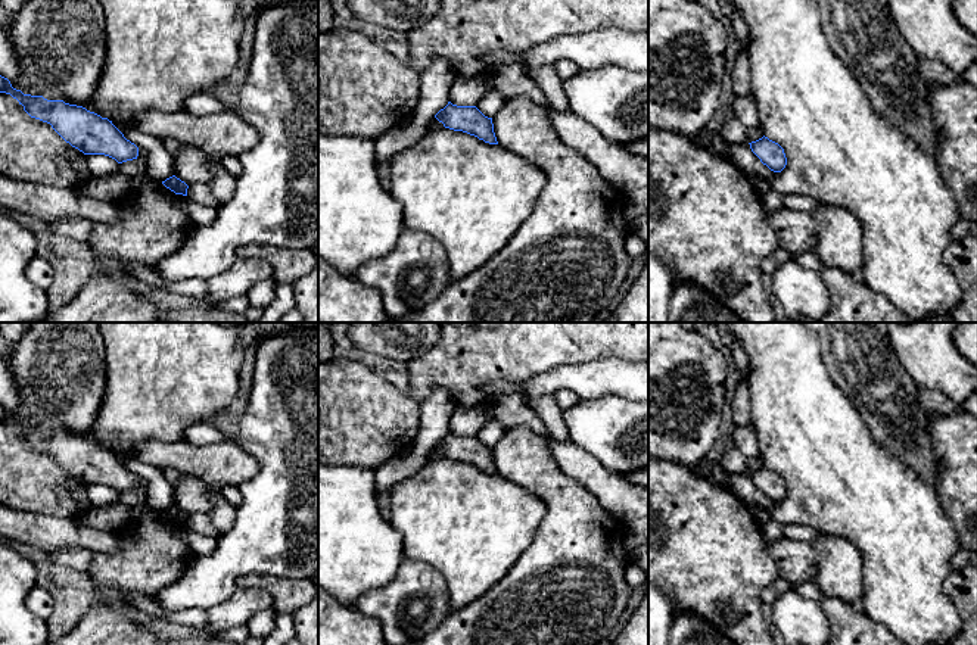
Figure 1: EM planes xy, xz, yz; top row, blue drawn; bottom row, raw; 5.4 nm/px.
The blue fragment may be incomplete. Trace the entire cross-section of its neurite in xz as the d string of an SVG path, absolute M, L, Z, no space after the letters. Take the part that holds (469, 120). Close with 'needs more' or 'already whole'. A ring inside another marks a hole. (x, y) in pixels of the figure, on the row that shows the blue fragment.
M448 102L435 118L445 128L467 133L489 144L498 144L492 118L485 116L476 106L457 106Z; already whole

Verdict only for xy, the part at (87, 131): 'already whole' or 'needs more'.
already whole

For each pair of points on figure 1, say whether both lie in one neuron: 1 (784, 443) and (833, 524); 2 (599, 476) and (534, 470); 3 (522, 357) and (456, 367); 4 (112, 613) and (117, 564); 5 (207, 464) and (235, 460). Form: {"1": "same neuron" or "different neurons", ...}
{"1": "same neuron", "2": "different neurons", "3": "same neuron", "4": "same neuron", "5": "same neuron"}

